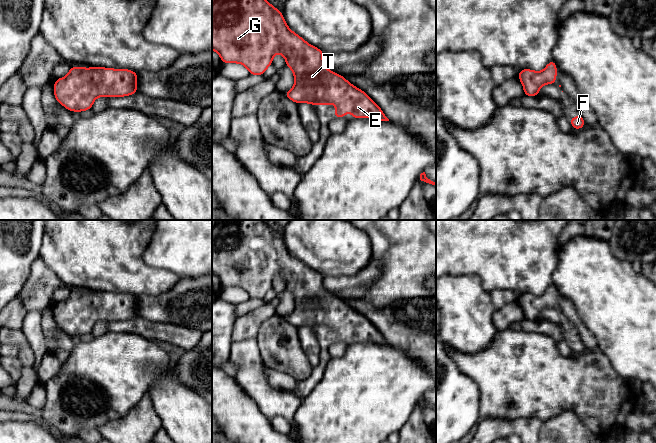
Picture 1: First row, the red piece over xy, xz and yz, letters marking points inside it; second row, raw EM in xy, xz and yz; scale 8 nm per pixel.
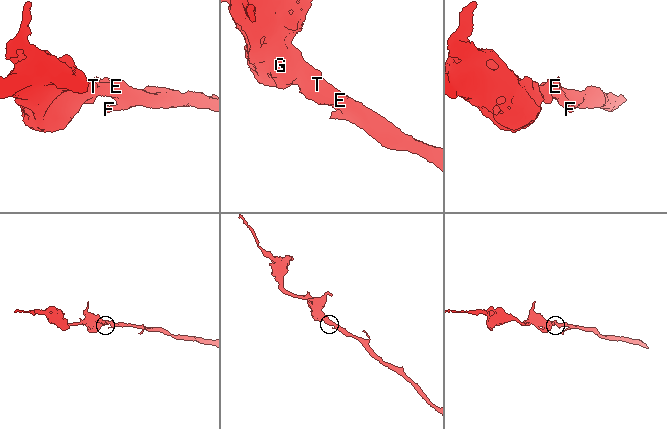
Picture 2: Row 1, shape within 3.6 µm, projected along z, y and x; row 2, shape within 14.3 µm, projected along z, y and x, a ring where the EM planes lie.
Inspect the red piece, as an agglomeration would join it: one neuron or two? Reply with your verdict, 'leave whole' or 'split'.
leave whole

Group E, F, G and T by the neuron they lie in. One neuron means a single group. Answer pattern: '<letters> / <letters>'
E F G T

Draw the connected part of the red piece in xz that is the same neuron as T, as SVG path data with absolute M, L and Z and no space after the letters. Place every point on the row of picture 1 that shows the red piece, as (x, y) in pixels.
M212 0L212 49L216 51L222 63L241 63L251 75L263 75L272 64L273 56L281 53L286 60L286 65L293 71L295 84L284 95L297 104L310 103L337 105L334 118L344 118L345 113L351 111L352 117L375 118L380 121L389 121L380 107L362 90L350 84L342 75L327 69L323 64L324 52L315 46L308 44L303 38L288 28L280 10L266 0Z

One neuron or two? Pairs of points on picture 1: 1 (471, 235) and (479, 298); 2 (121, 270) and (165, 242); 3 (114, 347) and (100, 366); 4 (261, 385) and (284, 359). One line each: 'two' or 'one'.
1: two
2: two
3: one
4: two

